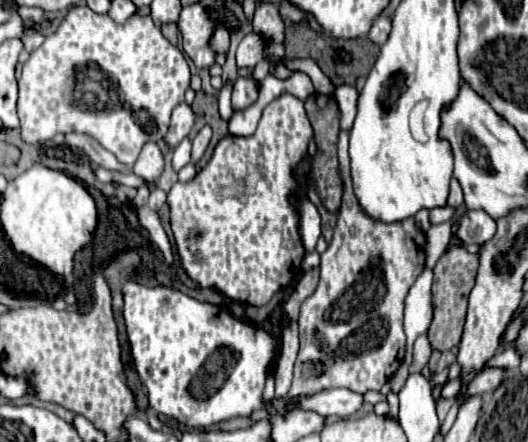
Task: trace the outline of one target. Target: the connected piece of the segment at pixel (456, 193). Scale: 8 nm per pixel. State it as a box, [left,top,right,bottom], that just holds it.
[447,178,463,208]

